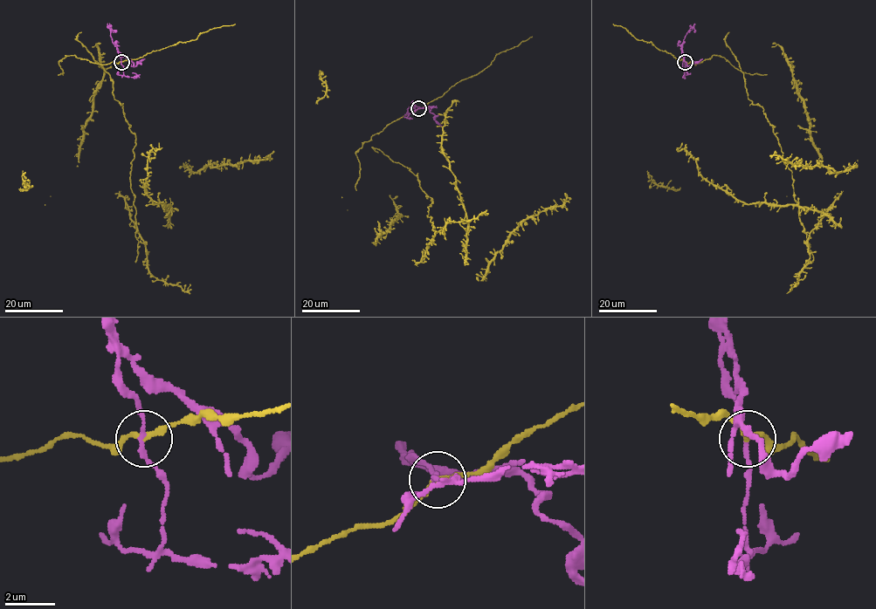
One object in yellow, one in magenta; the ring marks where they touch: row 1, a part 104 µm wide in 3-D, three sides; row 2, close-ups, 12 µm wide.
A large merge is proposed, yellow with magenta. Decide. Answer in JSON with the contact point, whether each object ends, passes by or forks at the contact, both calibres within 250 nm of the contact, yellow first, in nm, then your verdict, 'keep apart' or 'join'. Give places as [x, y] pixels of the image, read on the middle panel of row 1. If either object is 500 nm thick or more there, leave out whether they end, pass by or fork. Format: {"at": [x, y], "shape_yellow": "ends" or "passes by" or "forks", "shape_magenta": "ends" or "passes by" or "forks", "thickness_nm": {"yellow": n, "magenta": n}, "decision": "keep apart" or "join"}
{"at": [418, 108], "shape_yellow": "passes by", "shape_magenta": "passes by", "thickness_nm": {"yellow": 190, "magenta": 160}, "decision": "keep apart"}

